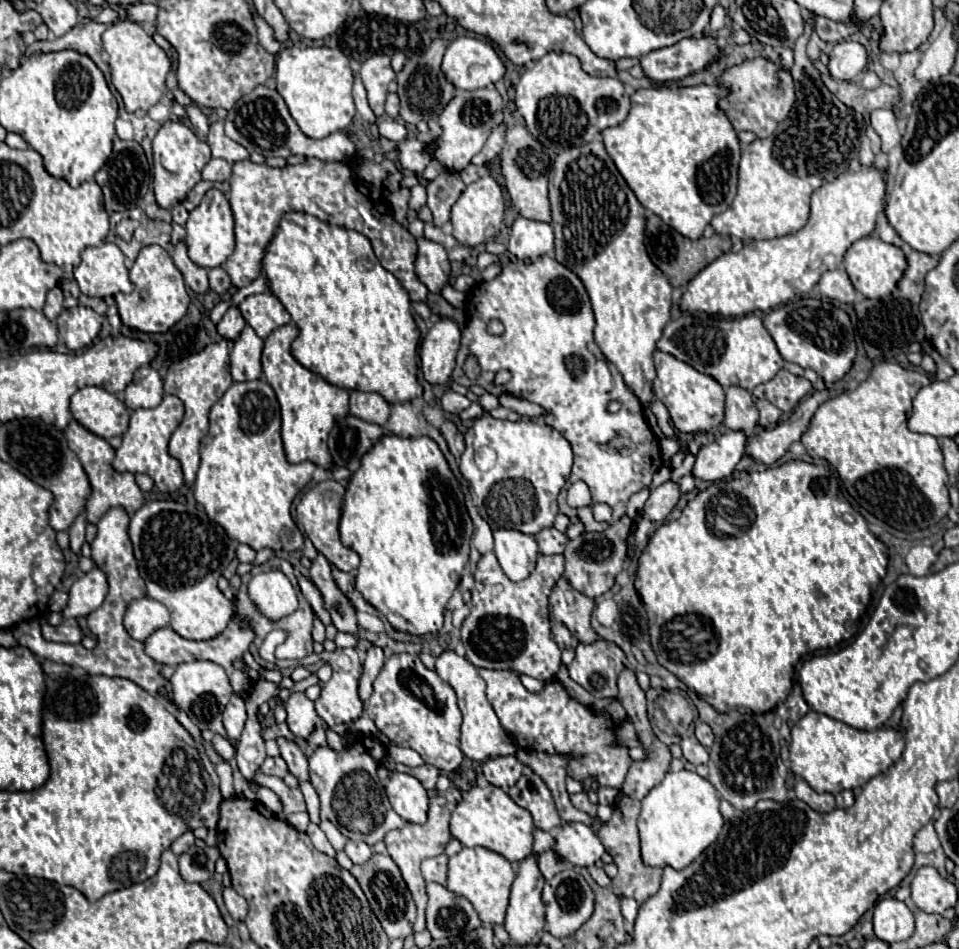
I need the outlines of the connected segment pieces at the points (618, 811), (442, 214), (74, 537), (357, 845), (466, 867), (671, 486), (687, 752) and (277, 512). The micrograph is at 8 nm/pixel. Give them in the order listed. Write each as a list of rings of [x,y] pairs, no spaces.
[[[625,668],[621,672],[619,678],[619,696],[617,700],[623,704],[623,708],[627,710],[629,720],[633,722],[639,740],[643,744],[643,748],[647,750],[647,758],[643,762],[633,762],[629,768],[629,774],[625,778],[625,784],[621,788],[621,796],[613,808],[613,816],[609,822],[605,822],[601,826],[601,830],[597,832],[605,850],[613,856],[619,872],[617,876],[611,880],[613,882],[613,892],[617,896],[627,896],[627,898],[635,898],[637,902],[645,902],[649,896],[653,896],[659,890],[661,884],[661,868],[651,868],[645,866],[641,860],[641,850],[639,850],[639,834],[637,834],[637,818],[639,818],[639,810],[641,810],[641,800],[647,796],[647,792],[657,786],[661,782],[661,778],[669,772],[669,764],[671,764],[671,752],[669,746],[659,742],[657,736],[651,730],[651,724],[647,720],[647,710],[645,710],[645,692],[639,688],[633,670]]]
[[[443,172],[427,184],[427,206],[433,212],[433,222],[437,226],[443,226],[449,220],[451,206],[463,190],[465,184],[461,180],[461,174]]]
[[[79,514],[77,520],[73,522],[73,526],[69,528],[69,538],[71,538],[71,550],[81,556],[81,546],[85,542],[85,514]]]
[[[349,840],[349,842],[345,844],[345,854],[353,860],[353,864],[363,864],[363,862],[369,860],[369,856],[371,856],[373,852],[371,852],[371,846],[369,846],[369,844]]]
[[[483,846],[463,848],[459,854],[449,858],[447,888],[455,894],[465,896],[473,904],[473,908],[477,910],[479,918],[485,924],[503,924],[513,880],[515,880],[513,866],[501,854],[497,854],[489,848],[483,848]]]
[[[667,480],[665,484],[661,484],[659,488],[655,488],[647,502],[645,502],[645,516],[653,522],[661,522],[667,518],[667,514],[675,508],[675,504],[679,502],[679,486],[673,480]]]
[[[683,738],[681,740],[681,748],[683,748],[683,756],[691,762],[691,764],[695,764],[695,766],[699,766],[699,764],[707,764],[707,760],[709,760],[709,752],[707,752],[707,748],[705,746],[701,746],[699,742],[697,742],[697,738]]]
[[[265,380],[233,382],[231,388],[213,404],[209,422],[209,434],[201,442],[201,464],[193,484],[195,500],[205,508],[211,520],[227,530],[233,540],[249,544],[253,550],[261,550],[267,546],[271,550],[293,552],[303,548],[303,534],[297,530],[291,518],[291,502],[311,480],[317,466],[307,460],[299,464],[287,462],[279,432],[281,412],[273,388]]]

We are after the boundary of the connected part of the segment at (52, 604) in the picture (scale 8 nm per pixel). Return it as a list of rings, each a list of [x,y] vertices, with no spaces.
[[[55,592],[51,598],[49,598],[49,610],[51,612],[61,612],[63,608],[65,608],[65,602],[69,600],[69,596],[67,596],[67,592]]]

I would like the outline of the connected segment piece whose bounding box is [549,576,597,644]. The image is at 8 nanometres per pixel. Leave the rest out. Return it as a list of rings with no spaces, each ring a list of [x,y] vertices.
[[[563,576],[557,580],[557,586],[549,596],[549,604],[555,620],[573,630],[581,642],[589,644],[597,640],[597,634],[591,628],[591,610],[595,608],[595,602],[573,590],[573,586],[569,586]]]

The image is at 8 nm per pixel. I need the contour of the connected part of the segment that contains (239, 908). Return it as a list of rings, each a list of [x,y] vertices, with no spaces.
[[[225,888],[223,898],[225,898],[225,906],[227,906],[231,918],[235,922],[241,922],[249,912],[249,904],[245,902],[245,898],[241,898],[233,888]]]

